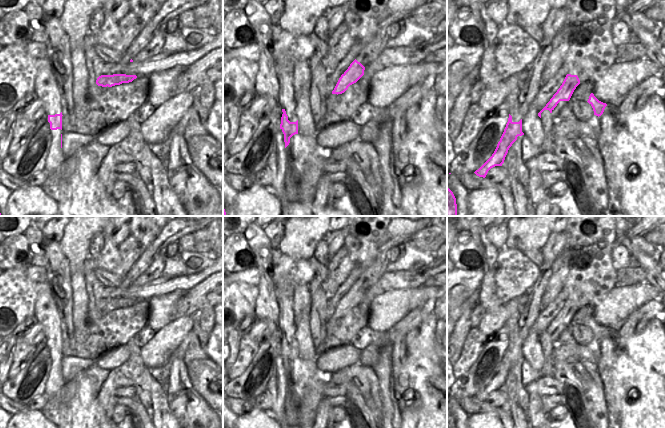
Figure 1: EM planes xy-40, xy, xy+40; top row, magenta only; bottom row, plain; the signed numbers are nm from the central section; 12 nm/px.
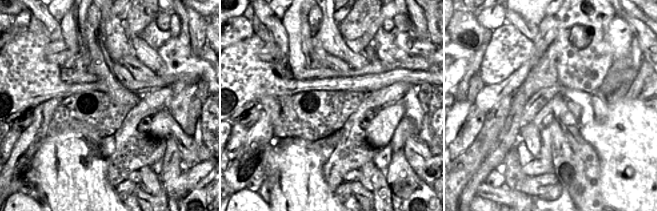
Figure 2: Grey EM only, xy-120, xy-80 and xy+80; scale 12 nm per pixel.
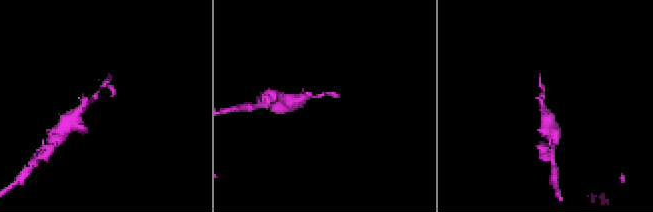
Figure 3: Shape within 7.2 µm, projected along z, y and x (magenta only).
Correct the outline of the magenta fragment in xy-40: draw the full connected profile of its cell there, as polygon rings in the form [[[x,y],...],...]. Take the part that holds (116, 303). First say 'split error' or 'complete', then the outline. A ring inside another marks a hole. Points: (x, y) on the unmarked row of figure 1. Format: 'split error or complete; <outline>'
complete; [[[126,298],[101,299],[97,302],[96,308],[102,311],[112,311],[115,309],[120,309],[122,307],[132,306],[136,302],[136,299]]]

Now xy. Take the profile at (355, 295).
complete; [[[356,283],[339,302],[332,318],[342,318],[348,311],[356,307],[364,299],[365,291]]]

